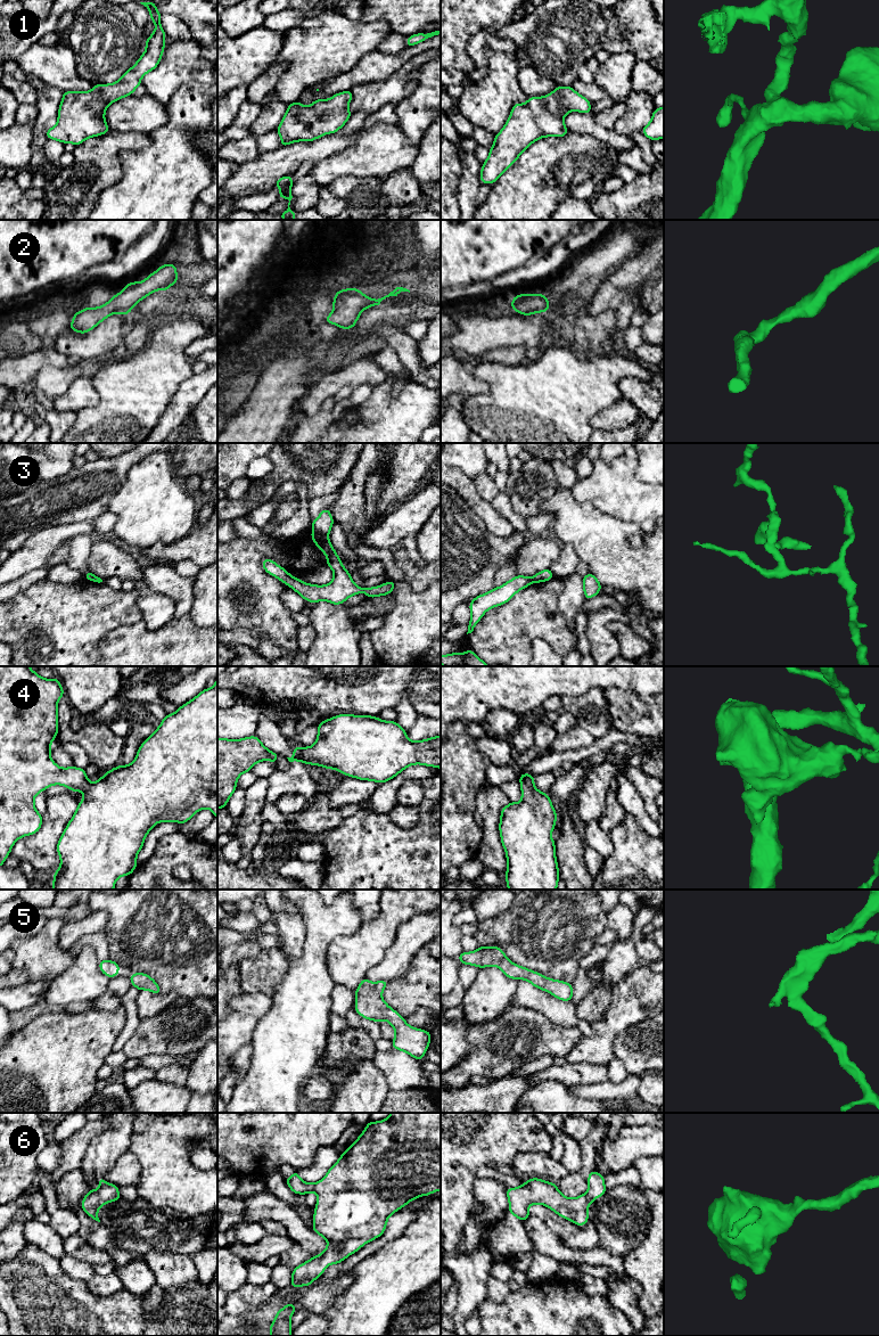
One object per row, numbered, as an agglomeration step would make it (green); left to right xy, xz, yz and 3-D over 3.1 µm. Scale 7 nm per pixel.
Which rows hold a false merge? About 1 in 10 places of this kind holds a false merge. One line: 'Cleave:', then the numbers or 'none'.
Cleave: 3

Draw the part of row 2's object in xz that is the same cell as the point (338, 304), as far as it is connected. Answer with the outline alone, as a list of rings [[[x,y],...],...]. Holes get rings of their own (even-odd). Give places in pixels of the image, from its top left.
[[[395,286],[394,290],[388,295],[373,300],[371,297],[367,297],[358,288],[345,288],[344,290],[337,290],[332,302],[334,310],[329,315],[327,315],[325,322],[334,323],[342,329],[353,329],[364,309],[379,305],[386,297],[397,296],[401,292],[410,293],[410,290],[406,288]]]

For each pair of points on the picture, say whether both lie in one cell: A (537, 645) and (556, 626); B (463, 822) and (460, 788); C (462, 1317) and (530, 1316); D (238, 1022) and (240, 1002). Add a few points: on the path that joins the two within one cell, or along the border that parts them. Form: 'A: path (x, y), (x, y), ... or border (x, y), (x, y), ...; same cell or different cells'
A: border (531, 642), (535, 639), (543, 639), (558, 654); different cells
B: path (460, 814), (460, 796); same cell
C: border (487, 1297), (475, 1309); different cells
D: border (232, 1008), (252, 1015), (256, 1019); different cells

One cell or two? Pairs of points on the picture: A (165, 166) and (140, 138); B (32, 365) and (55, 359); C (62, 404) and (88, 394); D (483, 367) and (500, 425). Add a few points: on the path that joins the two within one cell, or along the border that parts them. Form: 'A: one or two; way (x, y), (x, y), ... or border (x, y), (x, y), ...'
A: two; border (149, 136), (147, 145), (121, 152)
B: one; way (38, 360), (49, 359)
C: one; way (68, 401), (81, 395)
D: one; way (498, 382), (500, 384), (500, 410)

